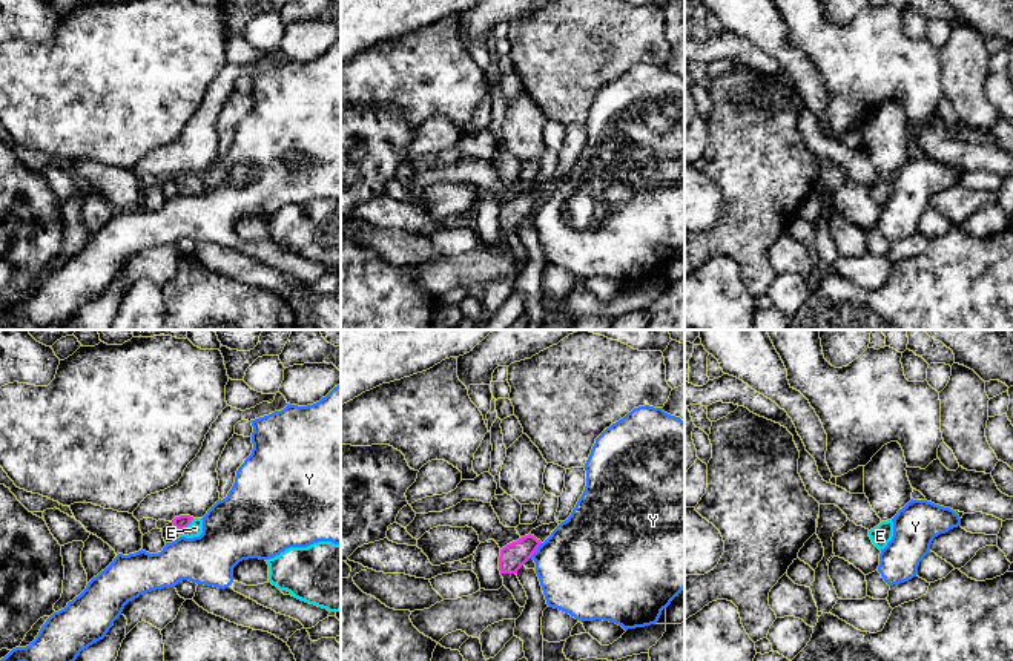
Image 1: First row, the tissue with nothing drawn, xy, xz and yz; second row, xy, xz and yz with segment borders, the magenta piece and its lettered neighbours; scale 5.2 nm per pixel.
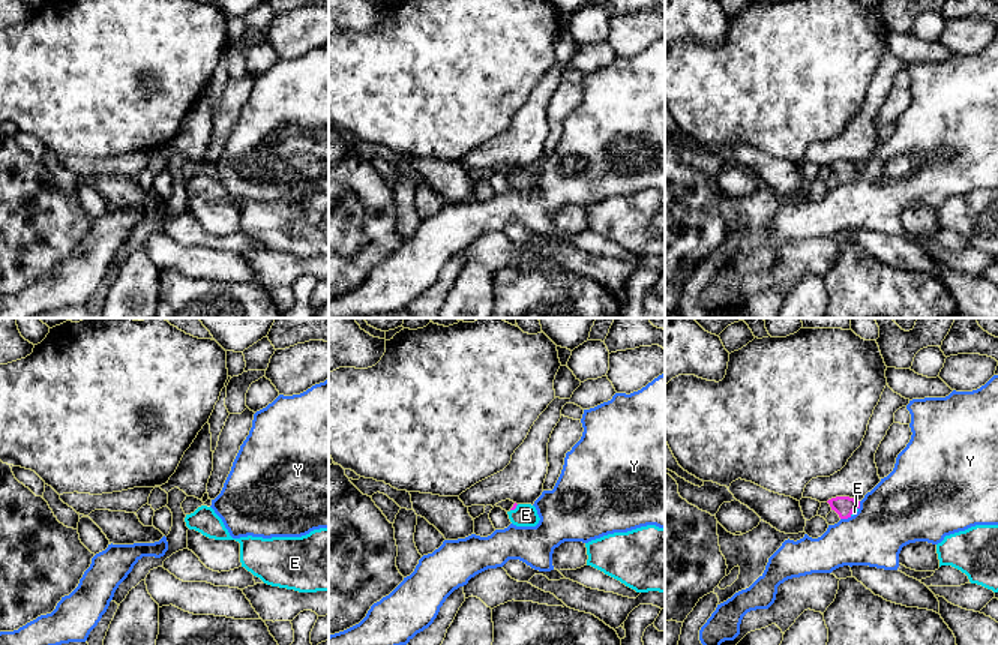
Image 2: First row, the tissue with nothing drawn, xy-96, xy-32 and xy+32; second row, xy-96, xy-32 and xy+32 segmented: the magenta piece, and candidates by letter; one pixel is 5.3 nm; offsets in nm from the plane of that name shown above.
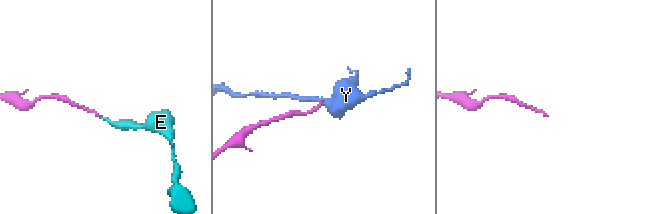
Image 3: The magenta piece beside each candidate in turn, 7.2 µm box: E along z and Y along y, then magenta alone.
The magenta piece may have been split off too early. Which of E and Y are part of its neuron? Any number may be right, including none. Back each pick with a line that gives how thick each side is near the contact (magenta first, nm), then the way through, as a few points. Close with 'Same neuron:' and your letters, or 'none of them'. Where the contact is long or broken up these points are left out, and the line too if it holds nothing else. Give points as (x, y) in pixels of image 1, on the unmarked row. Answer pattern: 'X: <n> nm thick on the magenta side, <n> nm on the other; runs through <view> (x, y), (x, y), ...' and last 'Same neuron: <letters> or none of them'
E: 70 nm thick on the magenta side, 80 nm on the other
Same neuron: E

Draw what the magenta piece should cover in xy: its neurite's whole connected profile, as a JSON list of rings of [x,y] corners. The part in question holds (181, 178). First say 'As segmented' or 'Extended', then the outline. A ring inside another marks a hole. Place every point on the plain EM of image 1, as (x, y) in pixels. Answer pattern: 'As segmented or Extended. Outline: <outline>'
Extended. Outline: [[[180,172],[172,176],[173,183],[180,189],[180,193],[193,195],[203,190],[203,176],[190,172]]]

